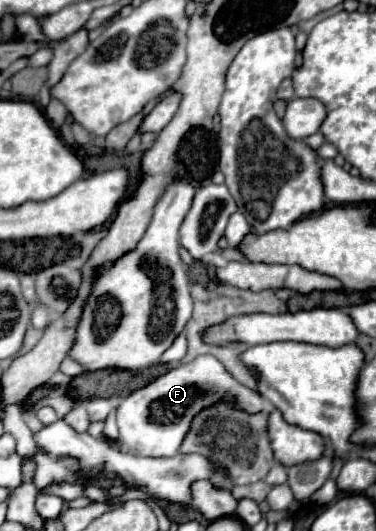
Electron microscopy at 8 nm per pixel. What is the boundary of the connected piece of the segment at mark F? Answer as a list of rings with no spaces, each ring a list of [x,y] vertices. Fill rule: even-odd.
[[[199,356],[191,364],[171,368],[167,374],[121,400],[117,410],[121,442],[129,452],[135,452],[137,456],[173,458],[185,432],[189,430],[193,416],[201,408],[213,406],[221,400],[233,400],[247,412],[259,412],[267,408],[267,400],[239,384],[229,372],[225,372],[221,362],[217,362],[213,356]]]

